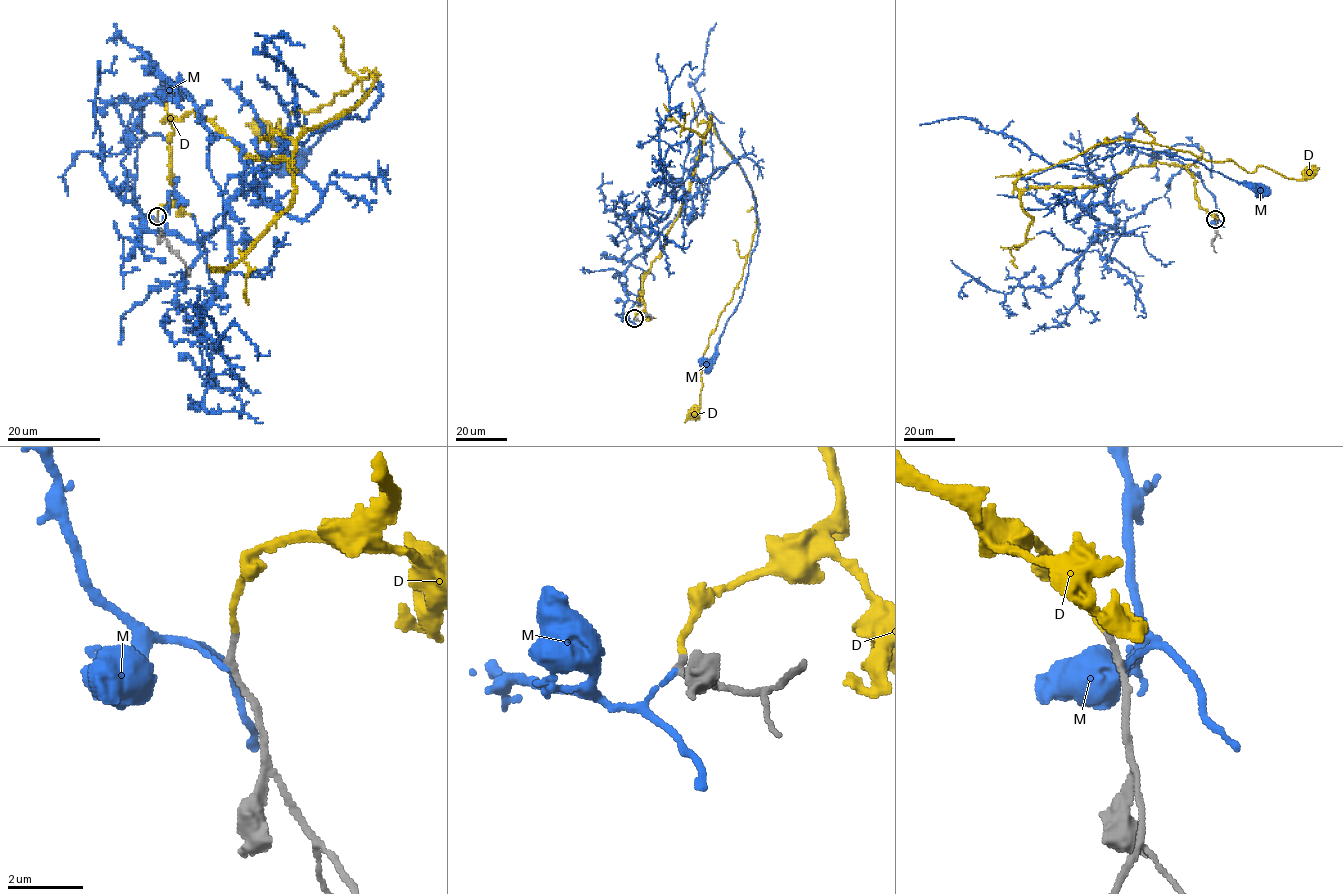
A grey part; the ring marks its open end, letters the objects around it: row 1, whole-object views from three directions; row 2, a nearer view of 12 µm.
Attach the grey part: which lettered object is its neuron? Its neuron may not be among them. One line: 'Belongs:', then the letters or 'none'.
Belongs: D

